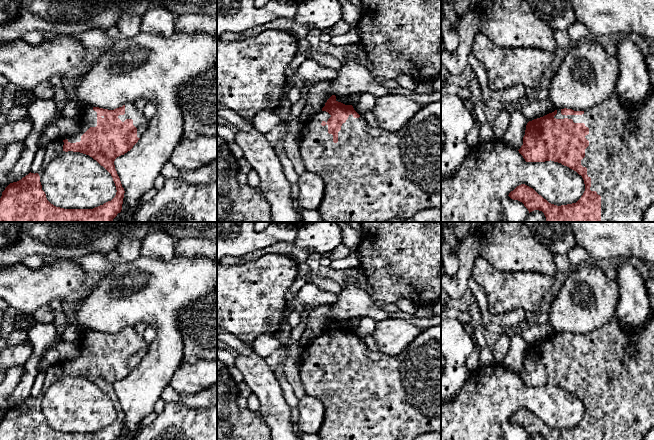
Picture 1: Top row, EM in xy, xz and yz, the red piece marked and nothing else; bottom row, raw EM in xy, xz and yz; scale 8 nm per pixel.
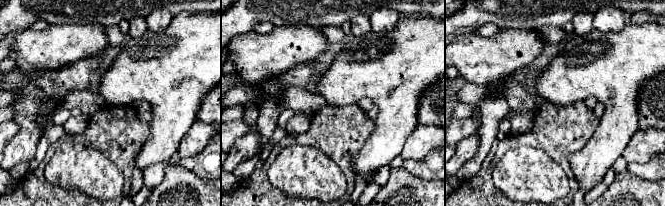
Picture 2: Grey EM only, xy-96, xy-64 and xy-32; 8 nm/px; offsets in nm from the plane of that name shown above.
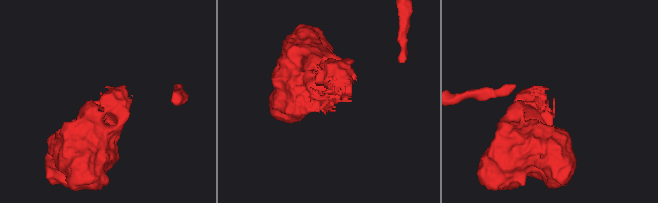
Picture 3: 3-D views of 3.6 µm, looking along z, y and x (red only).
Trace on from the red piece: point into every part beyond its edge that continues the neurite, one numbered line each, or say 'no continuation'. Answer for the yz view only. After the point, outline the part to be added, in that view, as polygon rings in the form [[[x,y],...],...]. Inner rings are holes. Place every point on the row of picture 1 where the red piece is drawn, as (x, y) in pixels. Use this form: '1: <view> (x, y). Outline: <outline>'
1: yz (620, 164). Outline: [[[654,87],[635,109],[627,109],[615,92],[600,105],[585,110],[582,115],[566,116],[561,114],[561,109],[557,109],[554,118],[572,119],[574,123],[584,123],[589,128],[589,134],[585,136],[589,146],[585,149],[581,165],[587,168],[587,175],[591,178],[590,190],[601,196],[601,222],[643,222],[645,211],[654,203]],[[627,120],[634,123],[634,133],[627,129]]]

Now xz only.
1: xz (371, 175). Outline: [[[441,101],[423,106],[405,126],[396,132],[374,128],[368,124],[363,116],[354,118],[351,114],[338,132],[337,143],[333,142],[333,135],[328,133],[328,125],[321,125],[323,121],[327,123],[330,117],[331,115],[326,111],[320,111],[313,115],[304,123],[300,138],[300,156],[306,170],[320,175],[326,185],[325,194],[317,209],[325,222],[388,222],[395,217],[407,219],[427,208],[441,208]]]

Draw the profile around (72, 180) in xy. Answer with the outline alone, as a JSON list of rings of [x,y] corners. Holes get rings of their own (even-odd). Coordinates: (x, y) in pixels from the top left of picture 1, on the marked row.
[[[62,151],[45,167],[40,182],[47,200],[64,209],[93,209],[111,201],[116,195],[116,186],[111,174],[89,155]]]

